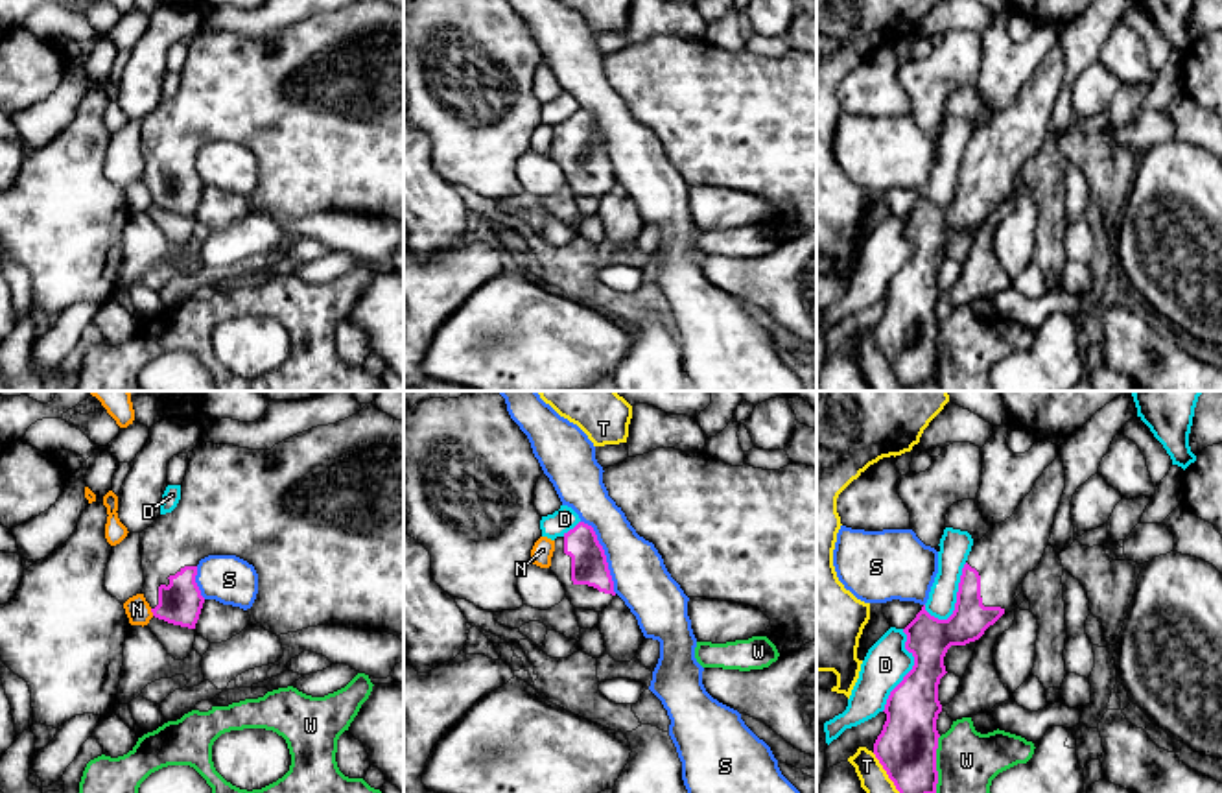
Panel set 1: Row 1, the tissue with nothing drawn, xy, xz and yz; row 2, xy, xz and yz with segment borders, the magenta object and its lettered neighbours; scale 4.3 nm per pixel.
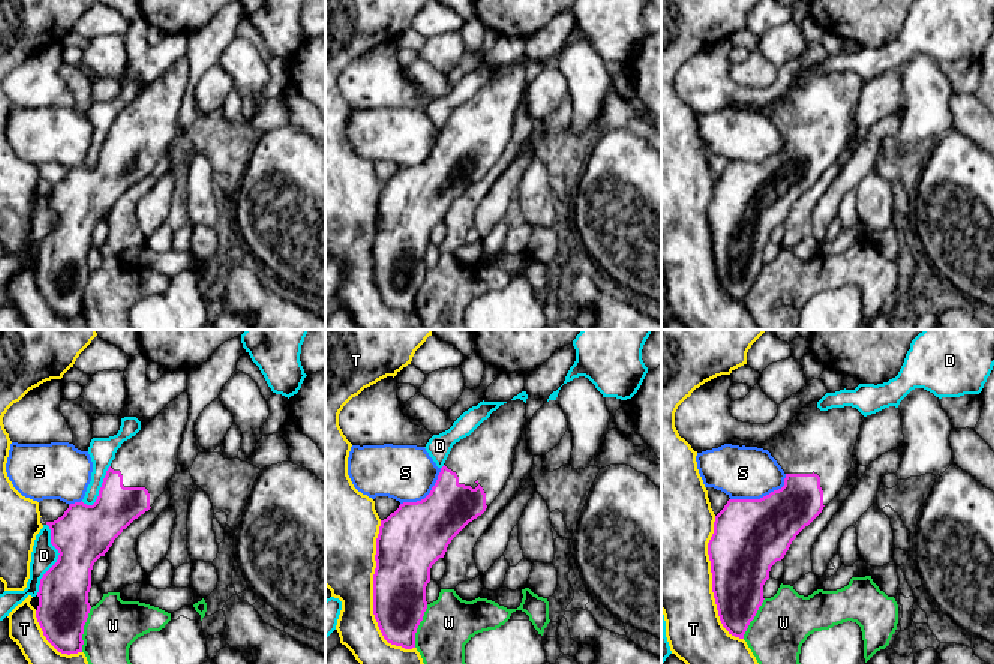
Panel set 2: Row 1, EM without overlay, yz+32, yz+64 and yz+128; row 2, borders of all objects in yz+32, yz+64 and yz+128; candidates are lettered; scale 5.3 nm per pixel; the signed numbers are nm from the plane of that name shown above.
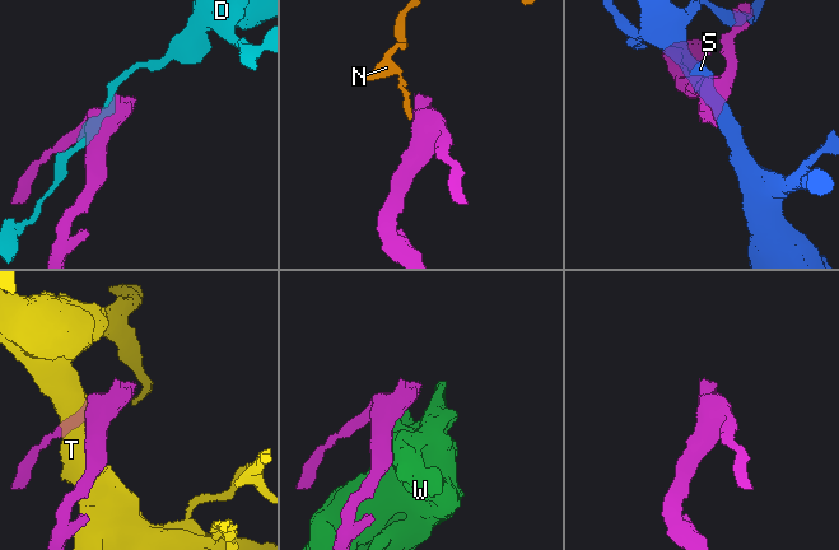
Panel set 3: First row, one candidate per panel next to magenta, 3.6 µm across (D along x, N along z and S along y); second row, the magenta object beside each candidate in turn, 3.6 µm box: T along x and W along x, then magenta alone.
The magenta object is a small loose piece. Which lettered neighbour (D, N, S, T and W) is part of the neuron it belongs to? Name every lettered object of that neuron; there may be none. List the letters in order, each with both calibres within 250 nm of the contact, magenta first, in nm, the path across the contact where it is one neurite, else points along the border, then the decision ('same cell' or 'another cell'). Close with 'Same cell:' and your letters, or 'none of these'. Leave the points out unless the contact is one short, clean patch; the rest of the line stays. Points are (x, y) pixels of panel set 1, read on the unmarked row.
D: 240/190 nm | another cell
N: 190/110 nm | along xy (150, 196), (153, 201) | another cell
S: 160/240 nm | another cell
T: 260/140 nm | another cell
W: 260/280 nm | another cell
Same cell: none of these

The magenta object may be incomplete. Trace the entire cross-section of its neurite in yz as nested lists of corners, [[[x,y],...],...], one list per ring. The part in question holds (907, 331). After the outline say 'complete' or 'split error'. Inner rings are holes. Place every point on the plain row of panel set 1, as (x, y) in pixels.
[[[1058,42],[1036,66],[1032,77],[1021,87],[1014,101],[1001,111],[990,112],[990,118],[973,129],[962,155],[953,201],[947,207],[938,207],[923,192],[903,216],[907,221],[905,236],[914,243],[914,253],[887,286],[883,297],[887,308],[874,330],[874,341],[909,391],[925,382],[936,382],[936,336],[940,325],[936,306],[942,299],[938,271],[947,260],[944,243],[951,232],[966,232],[979,227],[1003,201],[1016,197],[1016,184],[1023,179],[1023,166],[1041,149],[1049,133],[1063,77],[1065,57]]]; split error

